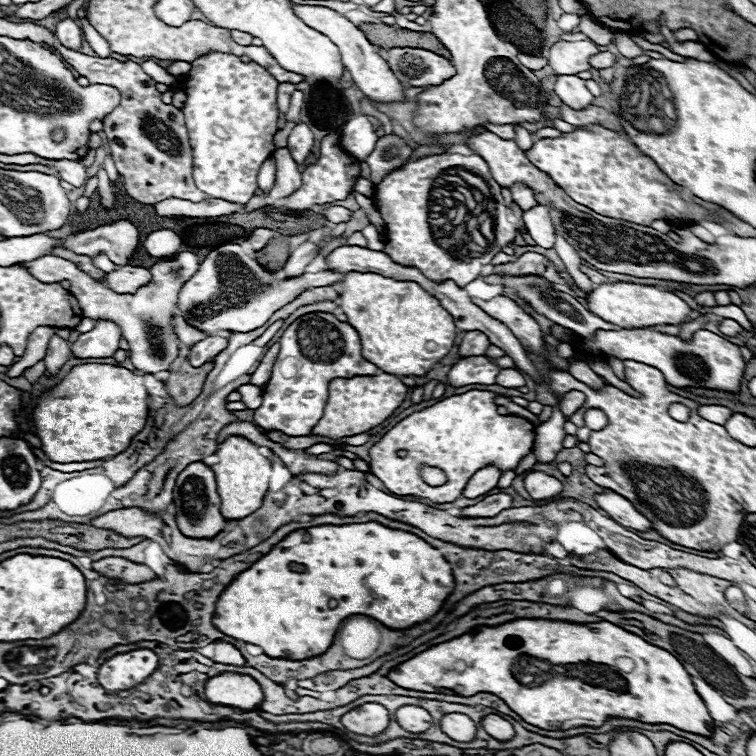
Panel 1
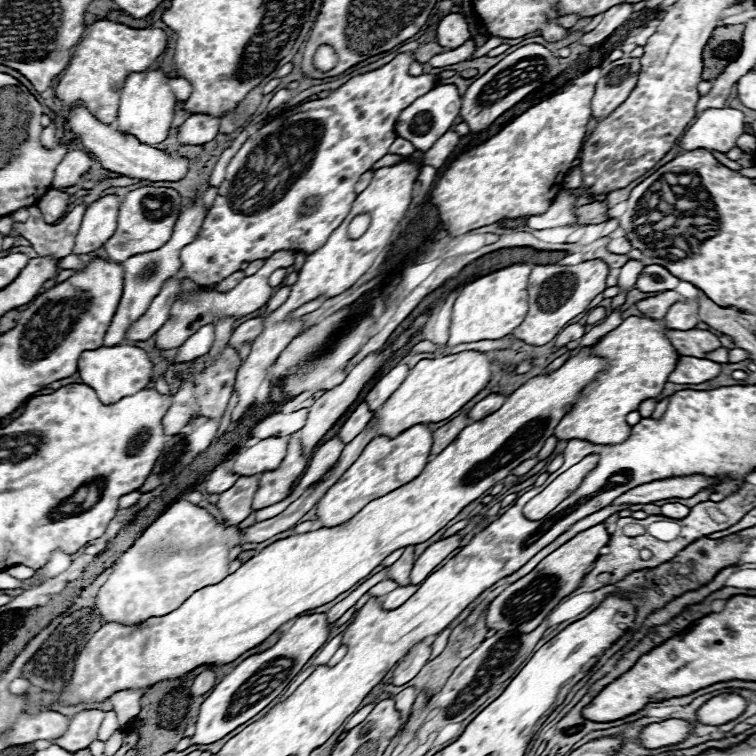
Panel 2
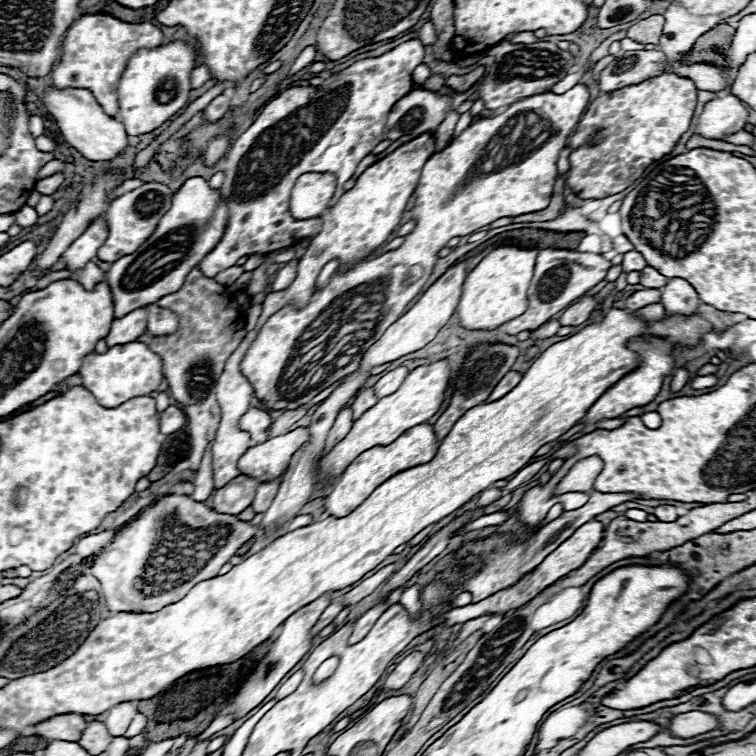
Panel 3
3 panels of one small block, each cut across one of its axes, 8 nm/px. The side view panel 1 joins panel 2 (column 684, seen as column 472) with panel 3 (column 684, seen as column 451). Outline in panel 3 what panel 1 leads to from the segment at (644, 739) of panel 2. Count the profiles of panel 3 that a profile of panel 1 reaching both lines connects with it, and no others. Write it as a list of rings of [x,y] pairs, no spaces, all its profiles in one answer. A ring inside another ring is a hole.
[[[694,710],[694,712],[678,714],[676,718],[672,718],[672,722],[668,726],[668,732],[678,736],[678,738],[692,738],[692,736],[716,730],[716,728],[720,728],[718,716],[714,716],[710,712]]]

